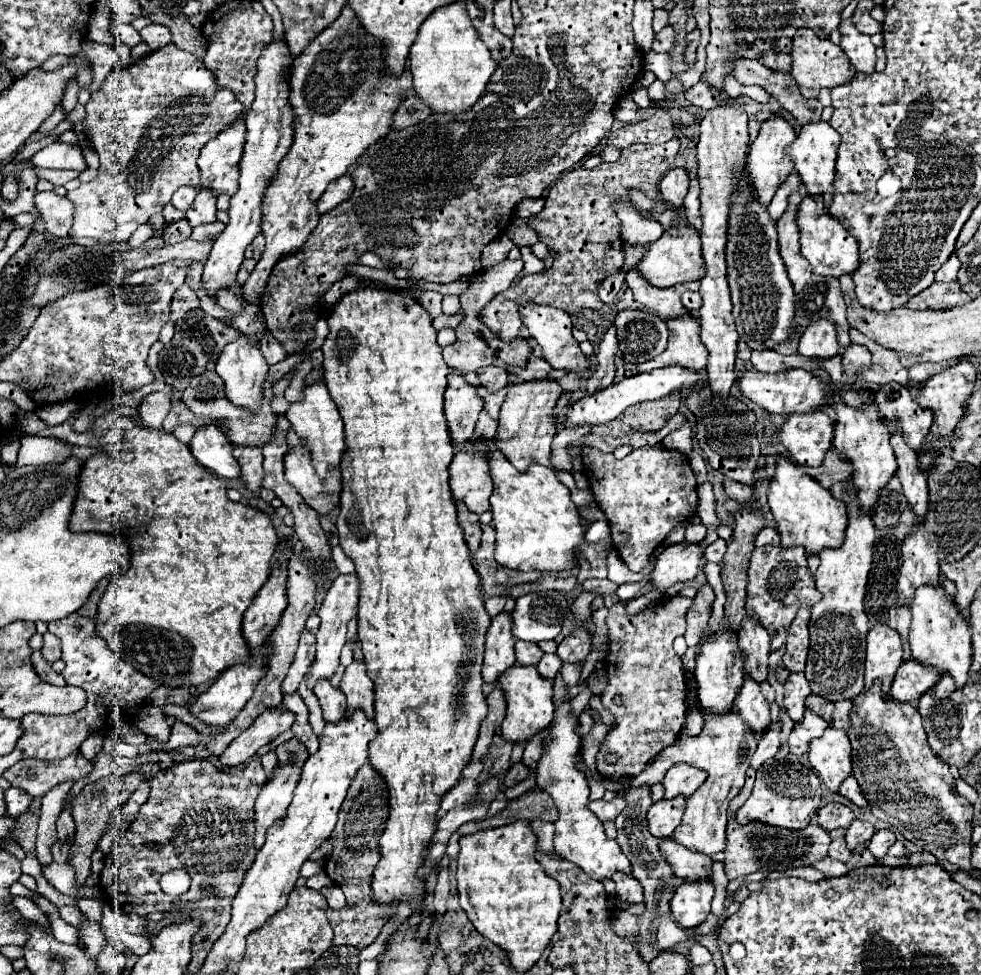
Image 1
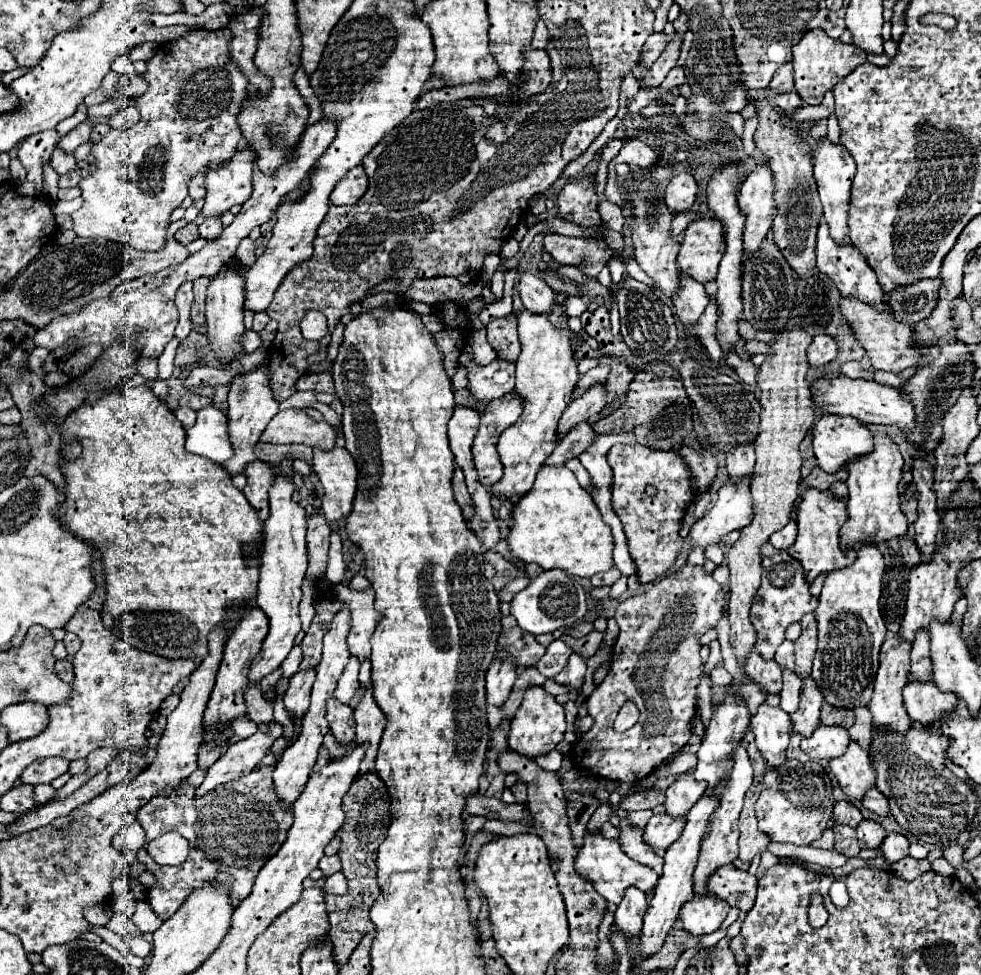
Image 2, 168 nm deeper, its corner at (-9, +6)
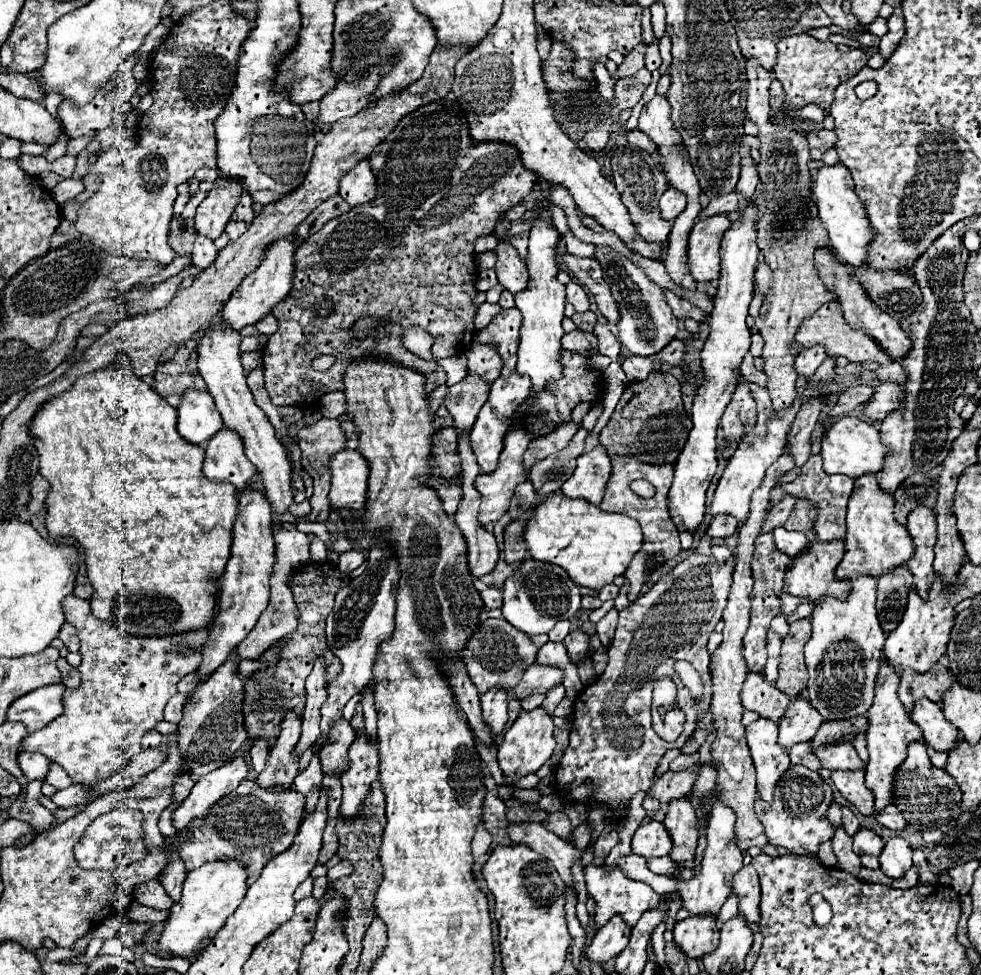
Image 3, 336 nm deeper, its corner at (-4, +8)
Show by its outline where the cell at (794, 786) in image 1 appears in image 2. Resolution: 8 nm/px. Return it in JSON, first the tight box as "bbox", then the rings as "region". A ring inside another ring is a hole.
{"bbox":[756,759,834,845],"region":[[[788,759],[782,767],[776,767],[774,771],[766,771],[762,779],[762,791],[756,801],[756,819],[760,825],[760,831],[764,831],[772,841],[780,843],[794,843],[794,845],[810,845],[812,841],[820,839],[822,833],[828,827],[828,821],[832,819],[832,809],[834,809],[834,795],[832,795],[832,785],[828,773],[822,769],[820,763],[816,761],[798,761],[798,759]]]}

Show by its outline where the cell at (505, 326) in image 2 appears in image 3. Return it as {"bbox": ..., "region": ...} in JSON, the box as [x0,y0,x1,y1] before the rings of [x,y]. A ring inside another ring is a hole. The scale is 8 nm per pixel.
{"bbox":[465,343,503,381],"region":[[[473,343],[465,355],[469,359],[469,373],[477,373],[487,381],[495,381],[499,377],[503,361],[495,345]]]}

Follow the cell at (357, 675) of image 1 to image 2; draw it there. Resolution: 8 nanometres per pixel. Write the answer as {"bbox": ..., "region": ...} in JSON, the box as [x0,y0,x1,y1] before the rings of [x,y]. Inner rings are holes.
{"bbox":[354,689,386,775],"region":[[[366,689],[362,701],[358,703],[356,711],[354,711],[354,719],[356,719],[356,737],[354,737],[354,747],[368,743],[366,755],[362,759],[362,767],[358,771],[360,775],[366,773],[374,773],[374,761],[376,761],[376,751],[378,751],[378,743],[386,725],[386,717],[384,713],[378,709],[374,697],[372,697],[372,689]]]}

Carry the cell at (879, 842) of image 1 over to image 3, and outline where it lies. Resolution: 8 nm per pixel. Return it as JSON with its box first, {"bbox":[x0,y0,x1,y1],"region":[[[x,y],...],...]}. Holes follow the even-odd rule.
{"bbox":[879,837,913,877],"region":[[[891,837],[879,855],[879,863],[887,877],[901,877],[913,865],[909,843],[903,837]]]}

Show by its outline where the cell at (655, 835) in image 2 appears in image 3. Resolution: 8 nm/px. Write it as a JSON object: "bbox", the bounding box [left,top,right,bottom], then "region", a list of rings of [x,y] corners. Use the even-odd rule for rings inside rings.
{"bbox":[631,821,673,859],"region":[[[649,821],[641,825],[631,841],[633,853],[651,859],[651,857],[663,857],[669,855],[673,843],[669,841],[669,831],[659,821]]]}

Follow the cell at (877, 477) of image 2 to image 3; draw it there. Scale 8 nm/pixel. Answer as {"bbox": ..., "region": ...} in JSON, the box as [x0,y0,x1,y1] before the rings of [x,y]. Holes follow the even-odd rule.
{"bbox":[835,473,915,579],"region":[[[867,473],[855,479],[853,497],[847,507],[847,537],[845,537],[845,557],[835,569],[837,579],[855,579],[859,575],[879,577],[889,569],[903,565],[911,559],[915,547],[911,535],[893,517],[893,495],[881,493],[877,485],[877,473]]]}

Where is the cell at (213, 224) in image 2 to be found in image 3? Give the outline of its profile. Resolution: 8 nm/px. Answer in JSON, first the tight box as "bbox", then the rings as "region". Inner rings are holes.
{"bbox":[191,237,217,269],"region":[[[197,237],[191,257],[193,257],[193,265],[197,265],[199,269],[209,267],[215,261],[215,257],[217,257],[215,243],[209,241],[209,237]]]}

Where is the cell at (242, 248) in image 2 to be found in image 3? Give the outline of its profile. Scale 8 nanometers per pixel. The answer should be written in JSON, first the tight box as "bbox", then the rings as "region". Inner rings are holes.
{"bbox":[225,221,247,243],"region":[[[231,221],[231,223],[227,223],[225,233],[229,235],[229,239],[231,239],[231,243],[233,243],[233,241],[237,241],[237,239],[245,233],[245,229],[247,229],[247,225],[245,225],[243,221]]]}

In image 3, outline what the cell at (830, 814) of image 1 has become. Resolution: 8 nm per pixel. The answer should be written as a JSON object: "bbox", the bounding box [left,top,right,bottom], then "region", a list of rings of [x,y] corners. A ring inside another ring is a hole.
{"bbox":[841,807,859,835],"region":[[[841,807],[841,813],[843,813],[843,827],[849,835],[855,835],[857,829],[859,829],[859,821],[855,817],[855,813],[849,809],[849,807]]]}

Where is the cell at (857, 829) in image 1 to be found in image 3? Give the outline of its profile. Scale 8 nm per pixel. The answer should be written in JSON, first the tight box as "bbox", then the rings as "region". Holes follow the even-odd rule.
{"bbox":[853,827,885,855],"region":[[[861,827],[859,833],[857,833],[853,839],[855,839],[855,843],[853,843],[853,851],[855,851],[857,855],[861,855],[861,853],[879,855],[881,849],[883,849],[883,845],[885,845],[885,841],[883,841],[875,831],[865,829],[865,827]]]}

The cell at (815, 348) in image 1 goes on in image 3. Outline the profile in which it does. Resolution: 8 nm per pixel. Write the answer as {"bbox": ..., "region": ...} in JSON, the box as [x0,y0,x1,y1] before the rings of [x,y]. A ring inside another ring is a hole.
{"bbox":[795,345,827,377],"region":[[[813,345],[809,349],[803,349],[795,359],[795,371],[799,375],[811,377],[815,373],[815,369],[825,361],[825,357],[827,357],[827,353],[825,353],[823,345]]]}

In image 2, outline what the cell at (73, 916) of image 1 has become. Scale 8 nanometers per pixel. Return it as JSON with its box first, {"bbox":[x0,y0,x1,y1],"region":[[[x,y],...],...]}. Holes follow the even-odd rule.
{"bbox":[129,936,153,958],"region":[[[141,936],[132,937],[129,941],[129,947],[133,954],[140,956],[141,958],[150,955],[153,949],[152,944]]]}

